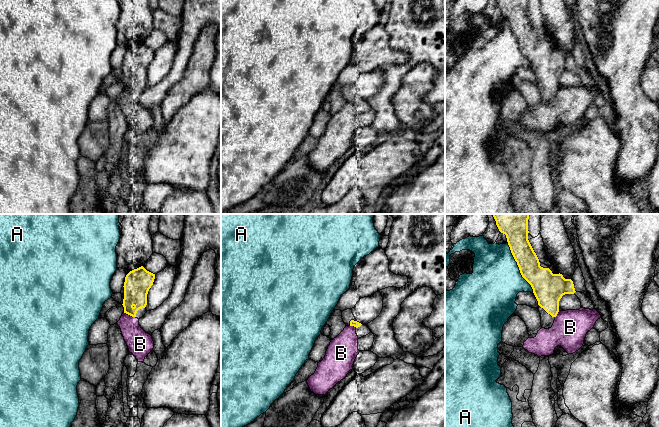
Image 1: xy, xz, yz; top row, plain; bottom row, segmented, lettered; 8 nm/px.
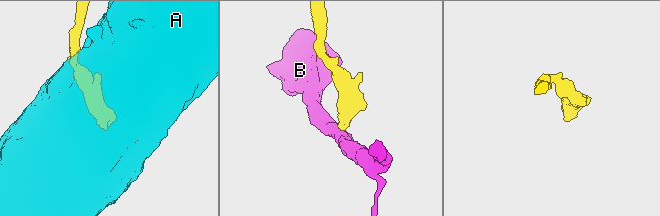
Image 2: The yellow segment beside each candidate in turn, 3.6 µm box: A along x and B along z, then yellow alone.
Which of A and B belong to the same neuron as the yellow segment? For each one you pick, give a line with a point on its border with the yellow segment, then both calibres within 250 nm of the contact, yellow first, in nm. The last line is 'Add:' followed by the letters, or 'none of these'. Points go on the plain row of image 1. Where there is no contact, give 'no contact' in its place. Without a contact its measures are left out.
Add: none of these

